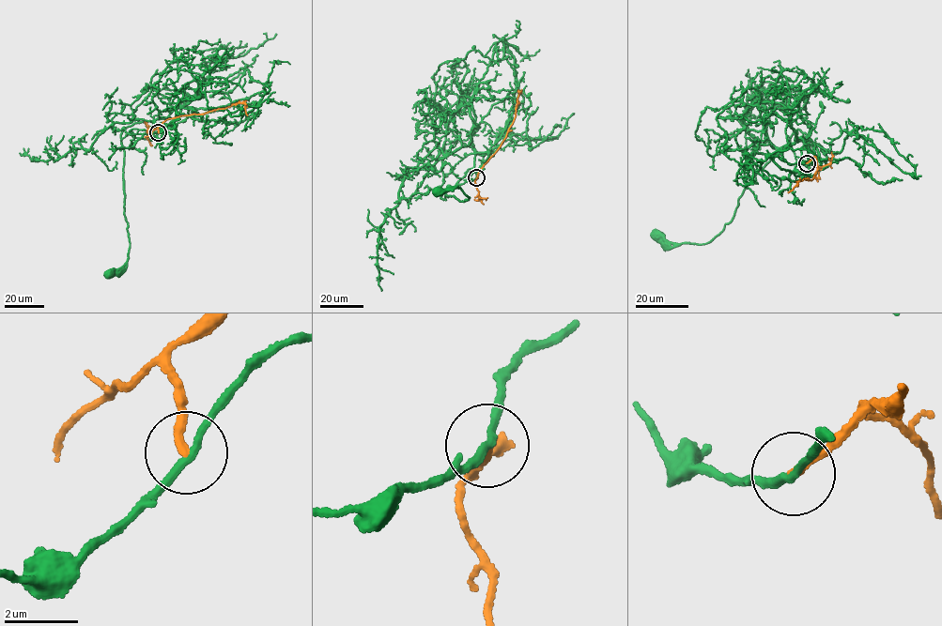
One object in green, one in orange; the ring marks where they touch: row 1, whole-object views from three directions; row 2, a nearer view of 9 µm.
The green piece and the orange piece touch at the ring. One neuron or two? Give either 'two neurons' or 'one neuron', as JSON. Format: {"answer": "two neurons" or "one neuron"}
{"answer": "two neurons"}

